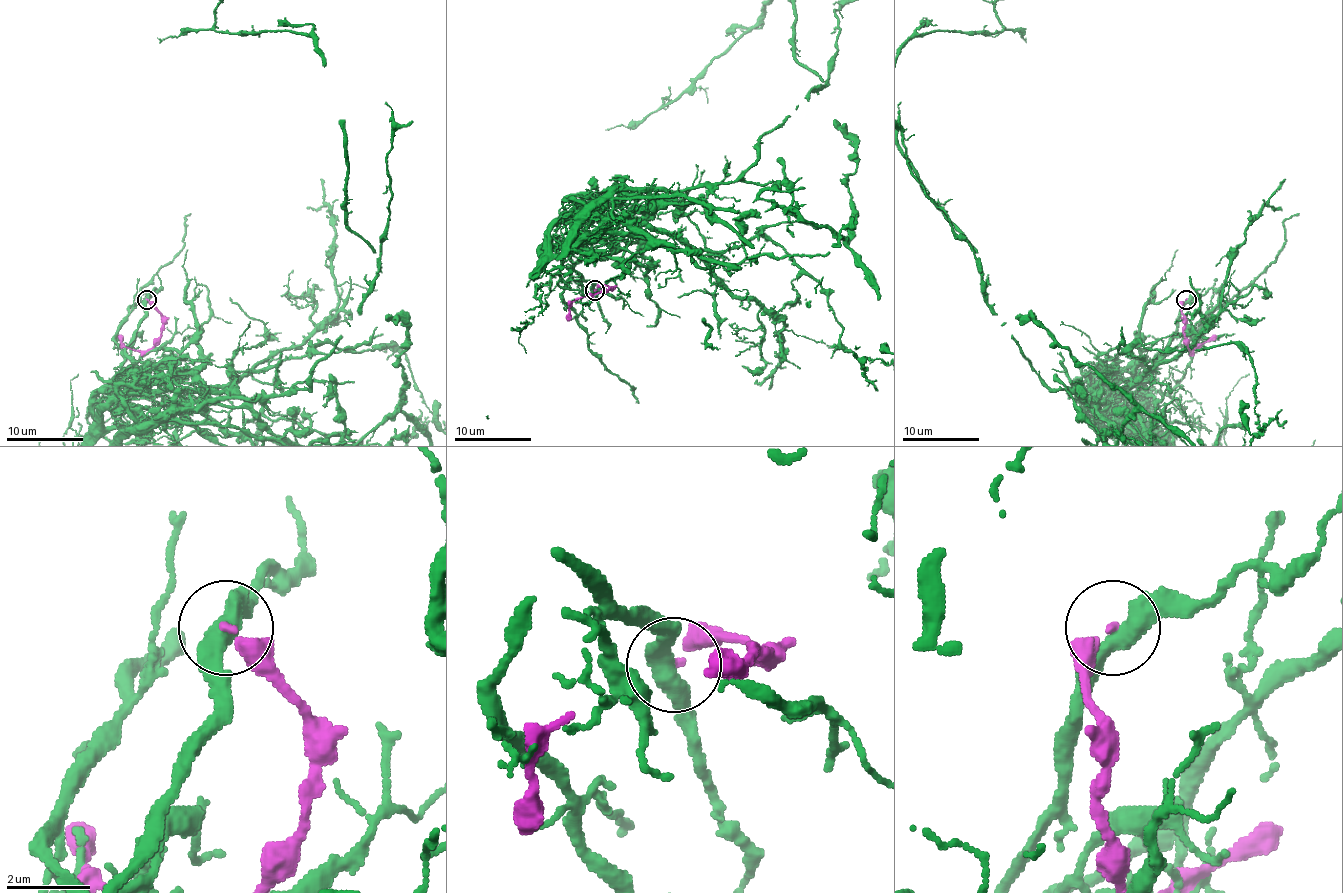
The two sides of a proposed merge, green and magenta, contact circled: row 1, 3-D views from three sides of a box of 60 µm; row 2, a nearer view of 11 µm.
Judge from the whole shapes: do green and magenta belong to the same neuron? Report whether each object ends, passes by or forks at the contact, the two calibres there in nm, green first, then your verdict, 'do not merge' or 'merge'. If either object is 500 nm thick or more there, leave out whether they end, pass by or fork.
green passes by | magenta ends | 480/200 nm | do not merge

